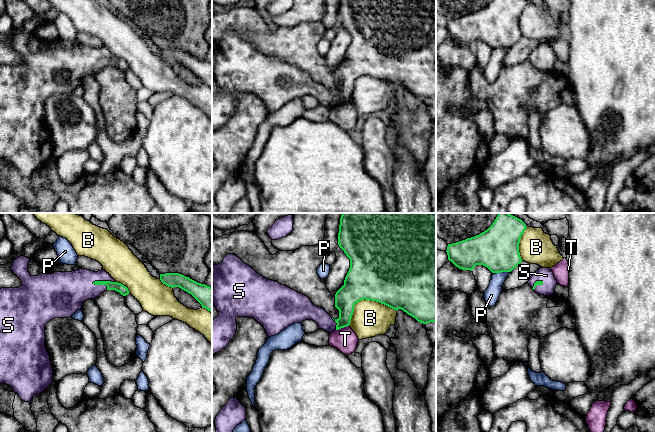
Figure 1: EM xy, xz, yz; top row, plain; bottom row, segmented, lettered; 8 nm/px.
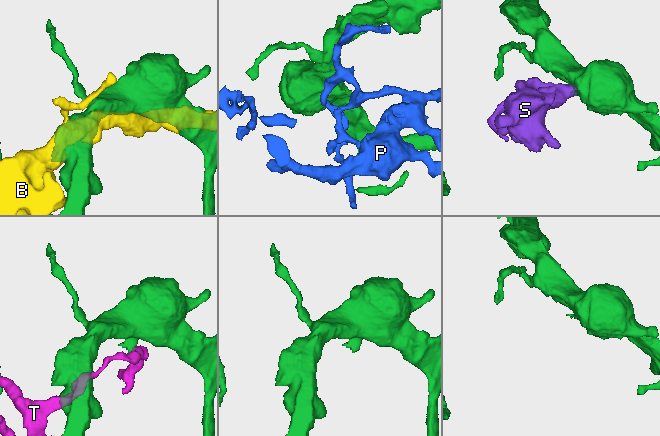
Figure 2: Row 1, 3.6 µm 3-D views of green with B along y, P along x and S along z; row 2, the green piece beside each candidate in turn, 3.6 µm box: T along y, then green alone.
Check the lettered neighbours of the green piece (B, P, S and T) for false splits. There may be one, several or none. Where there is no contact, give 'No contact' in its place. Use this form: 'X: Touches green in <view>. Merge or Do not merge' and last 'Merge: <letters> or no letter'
B: Touches green in xz. Do not merge
P: Touches green in yz. Do not merge
S: Touches green in xy. Merge
T: Touches green in xz. Do not merge
Merge: S

